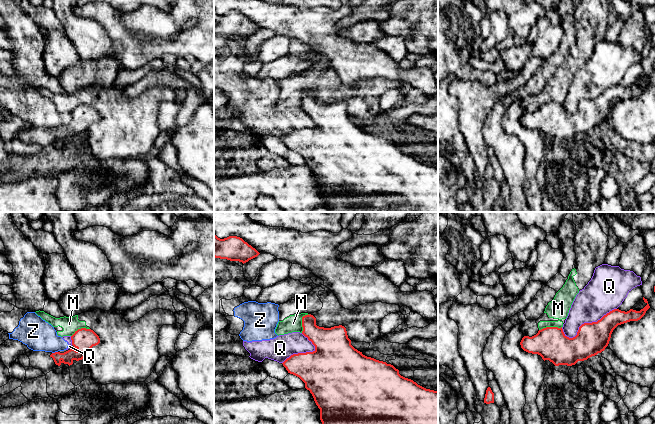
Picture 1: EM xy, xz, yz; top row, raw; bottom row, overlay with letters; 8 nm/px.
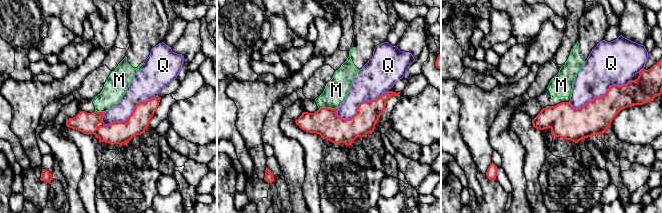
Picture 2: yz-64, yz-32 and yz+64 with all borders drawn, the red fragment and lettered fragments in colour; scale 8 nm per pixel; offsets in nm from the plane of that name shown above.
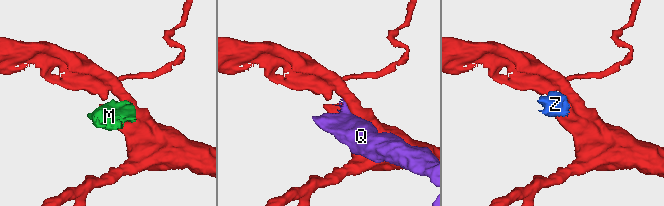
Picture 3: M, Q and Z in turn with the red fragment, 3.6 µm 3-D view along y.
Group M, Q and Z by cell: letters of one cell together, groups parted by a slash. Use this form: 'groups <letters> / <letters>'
groups M / Q Z

